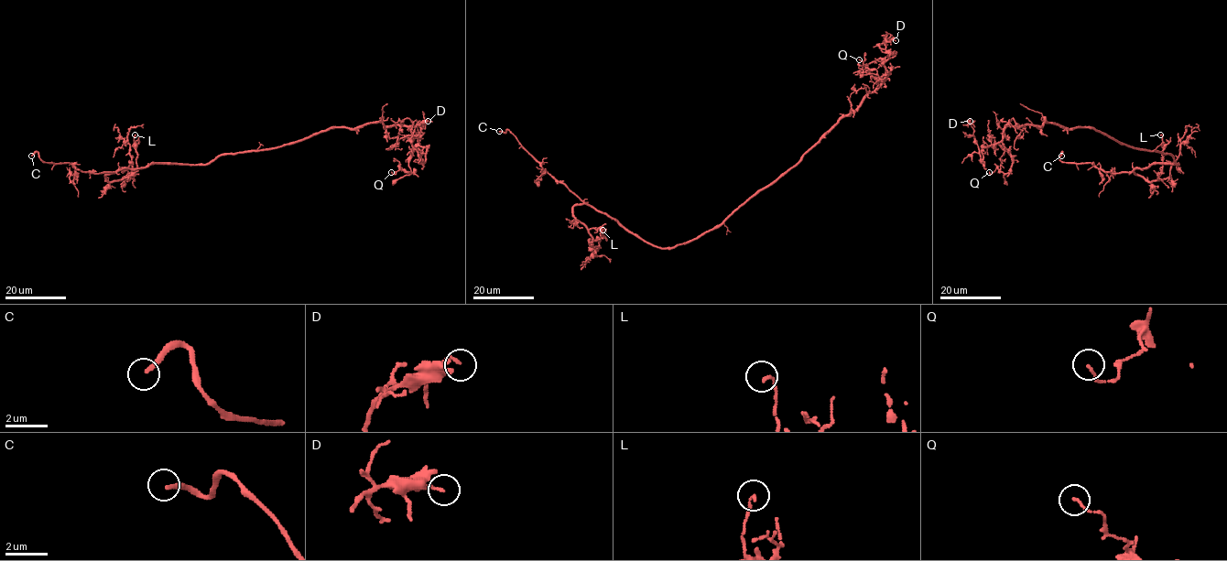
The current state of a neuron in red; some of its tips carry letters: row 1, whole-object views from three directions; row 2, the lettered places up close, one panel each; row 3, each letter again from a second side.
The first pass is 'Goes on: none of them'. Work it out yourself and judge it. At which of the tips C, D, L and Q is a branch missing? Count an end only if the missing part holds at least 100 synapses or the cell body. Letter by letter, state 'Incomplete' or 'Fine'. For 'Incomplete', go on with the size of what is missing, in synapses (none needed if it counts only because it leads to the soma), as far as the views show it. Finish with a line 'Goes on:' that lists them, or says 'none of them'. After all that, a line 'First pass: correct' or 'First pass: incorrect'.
C: Incomplete
D: Fine
L: Fine
Q: Fine
Goes on: C
First pass: incorrect

